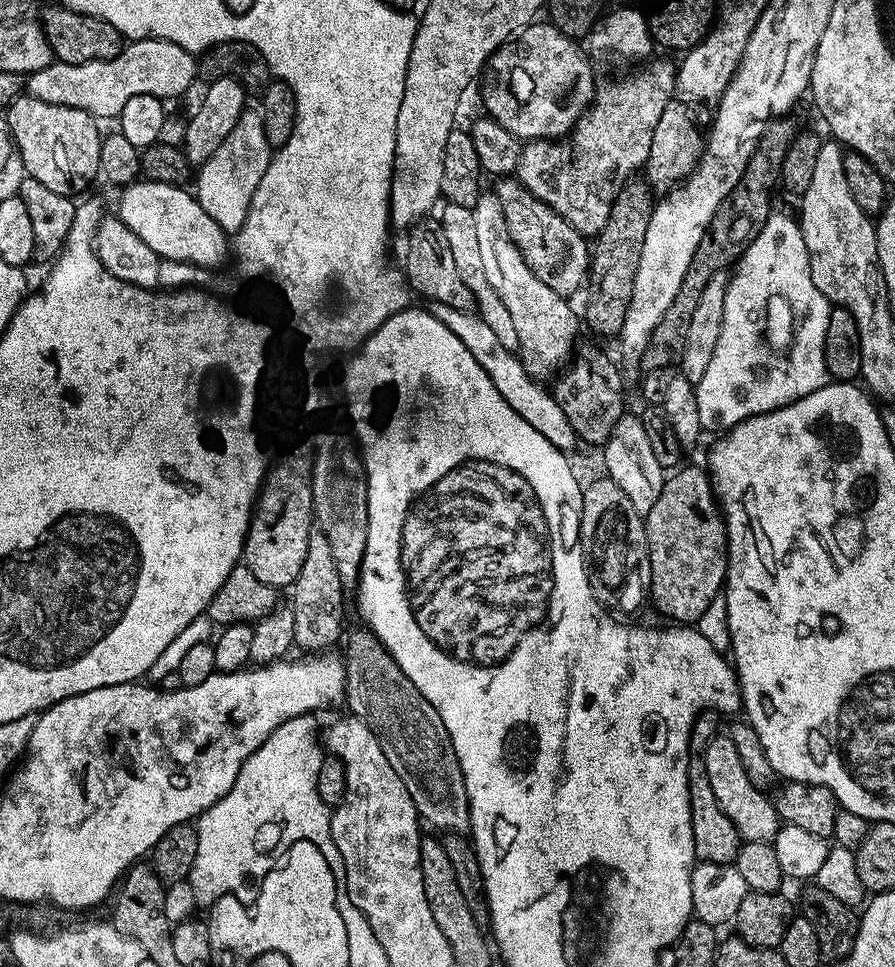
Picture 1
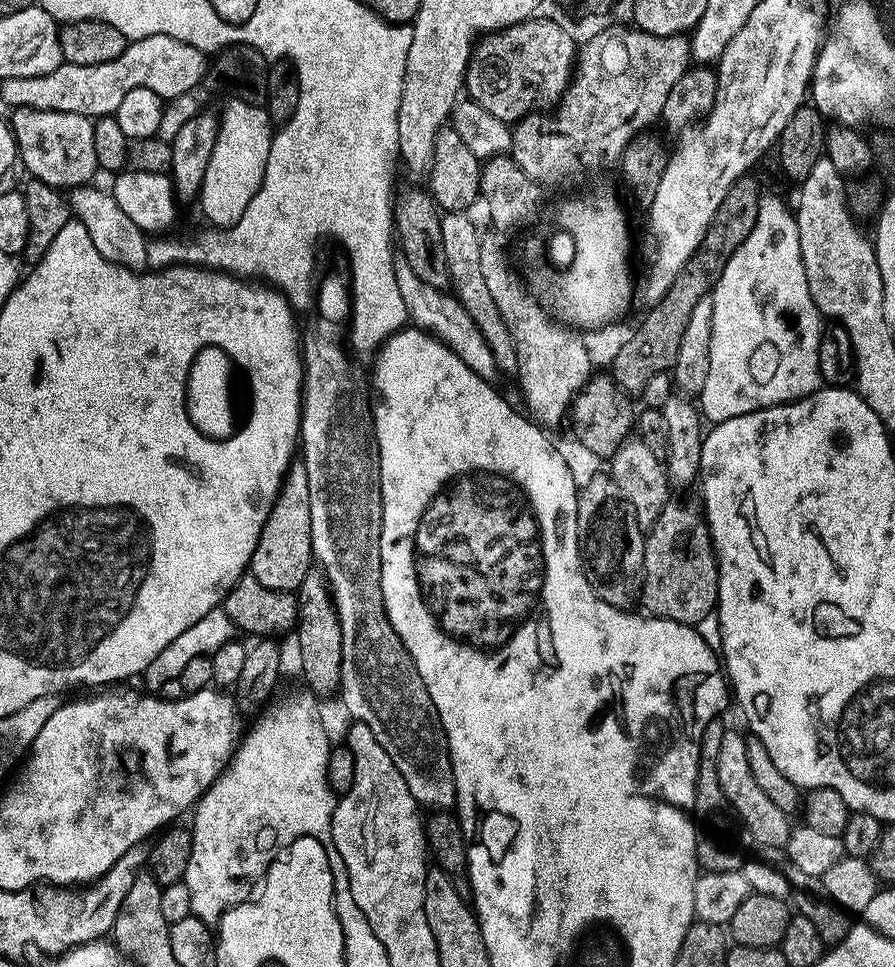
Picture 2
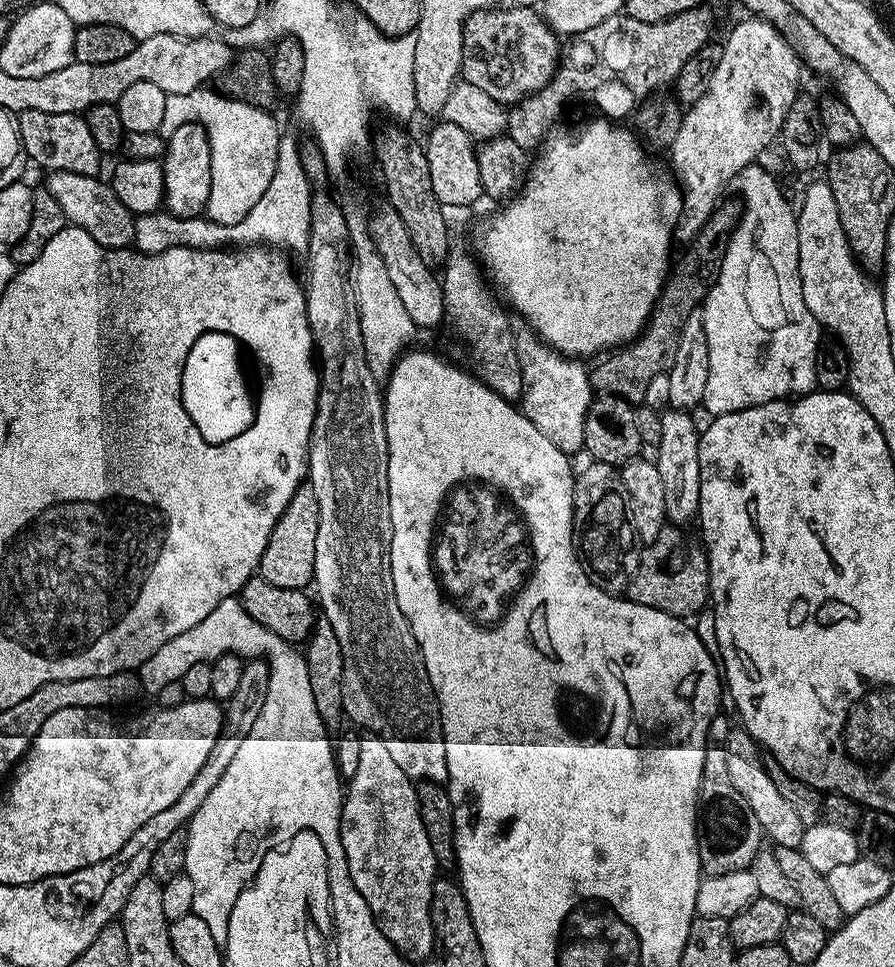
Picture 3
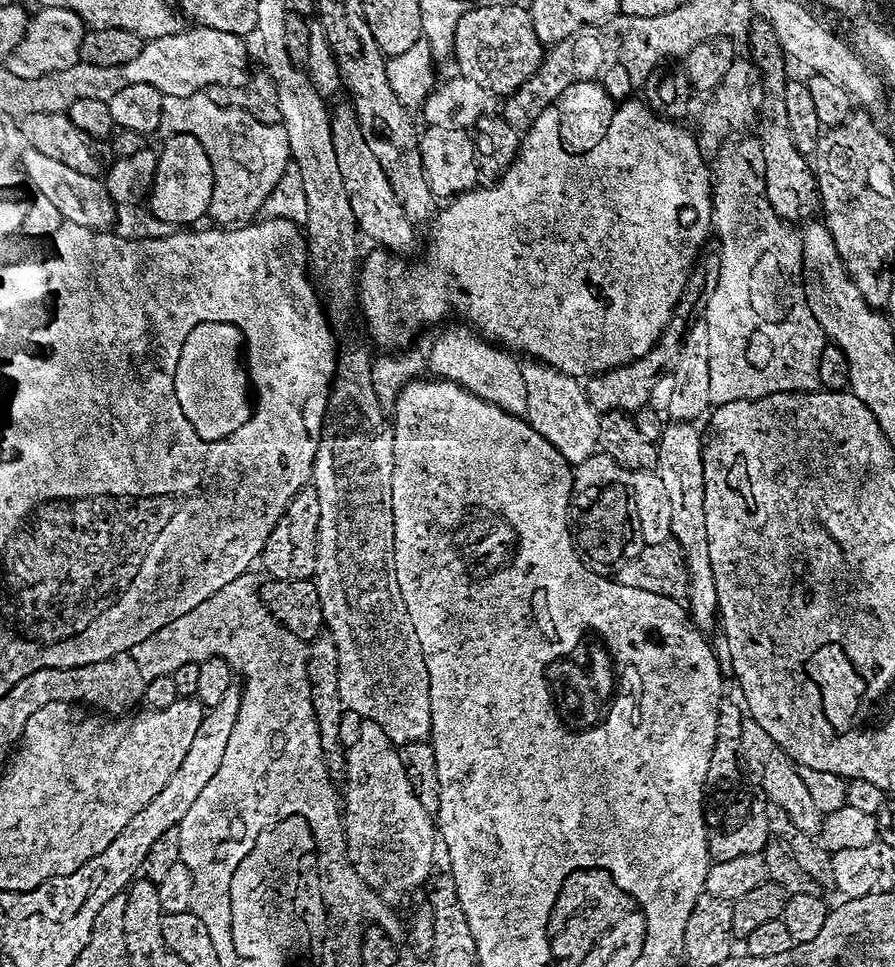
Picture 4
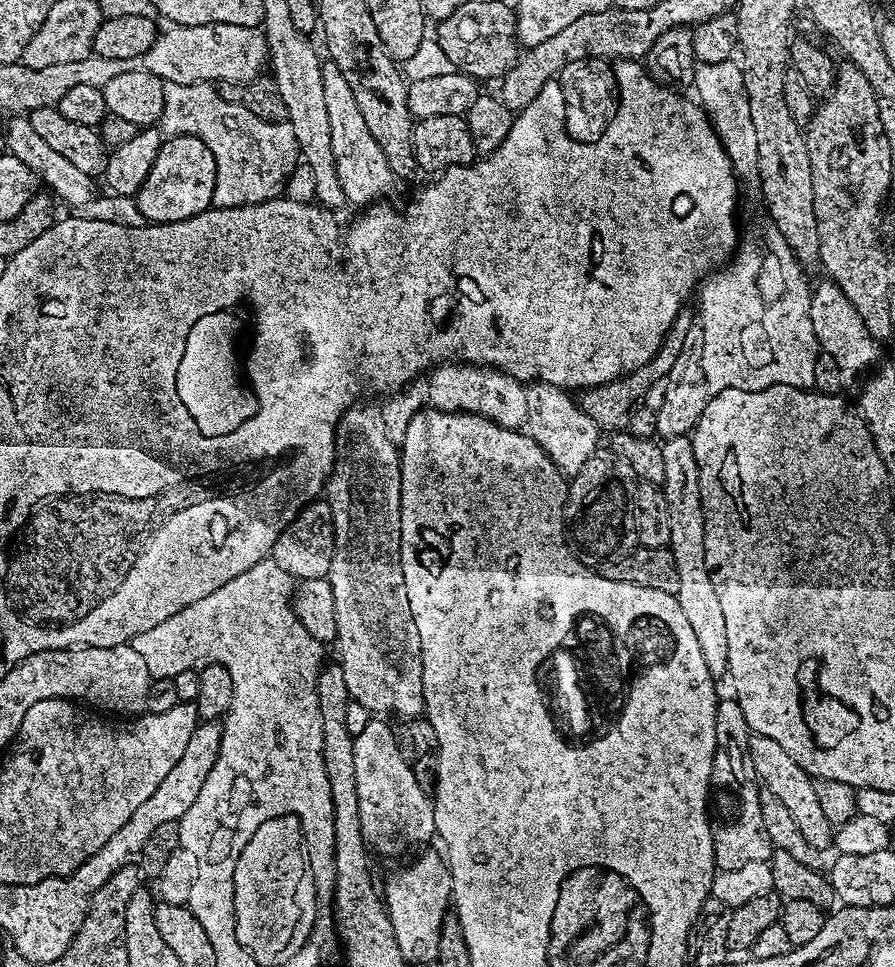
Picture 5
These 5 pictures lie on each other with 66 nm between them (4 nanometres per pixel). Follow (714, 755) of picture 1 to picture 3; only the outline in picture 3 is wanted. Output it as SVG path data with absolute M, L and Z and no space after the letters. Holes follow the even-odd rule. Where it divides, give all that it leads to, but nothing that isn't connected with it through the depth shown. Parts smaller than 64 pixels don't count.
M736 726L728 733L728 739L723 741L724 748L728 752L728 769L730 770L730 782L738 794L754 810L754 818L758 818L761 833L773 840L773 845L781 848L799 848L803 840L806 820L800 817L800 812L780 793L778 785L772 781L770 773L764 769L762 761L756 757L758 745L755 738L748 733L743 726Z

